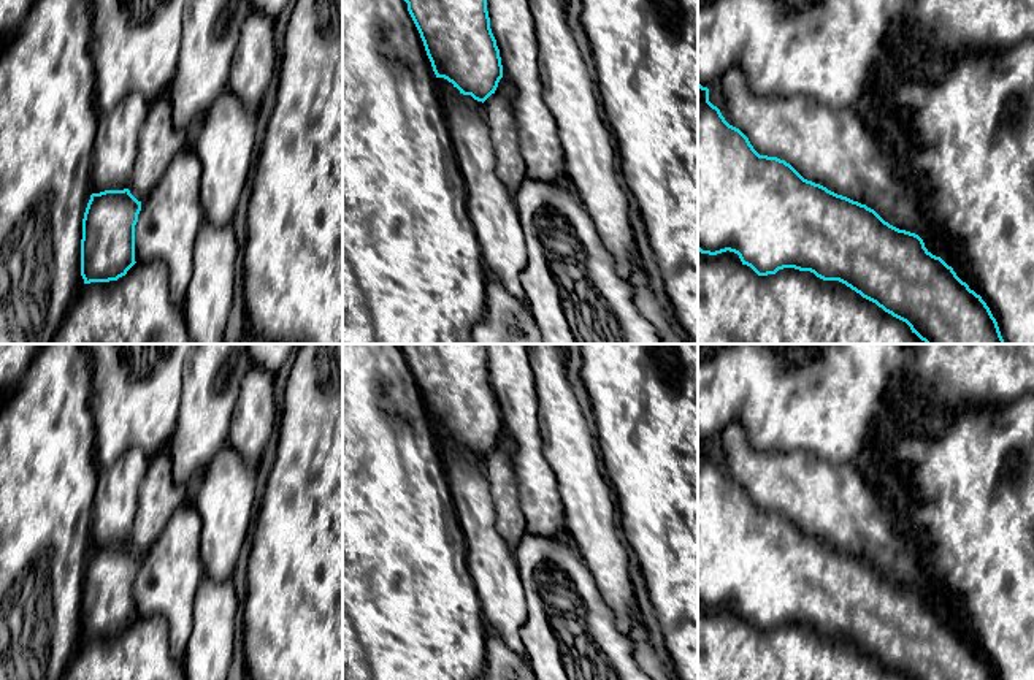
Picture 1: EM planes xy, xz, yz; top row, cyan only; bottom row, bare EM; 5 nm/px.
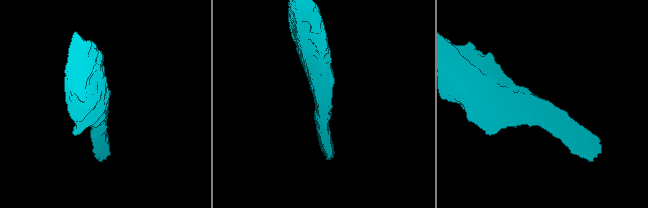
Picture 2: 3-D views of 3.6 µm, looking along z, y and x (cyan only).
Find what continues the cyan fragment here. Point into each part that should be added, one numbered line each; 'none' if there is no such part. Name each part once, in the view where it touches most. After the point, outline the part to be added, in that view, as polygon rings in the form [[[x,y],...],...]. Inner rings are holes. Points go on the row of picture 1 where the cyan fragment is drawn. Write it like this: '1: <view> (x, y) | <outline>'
none

